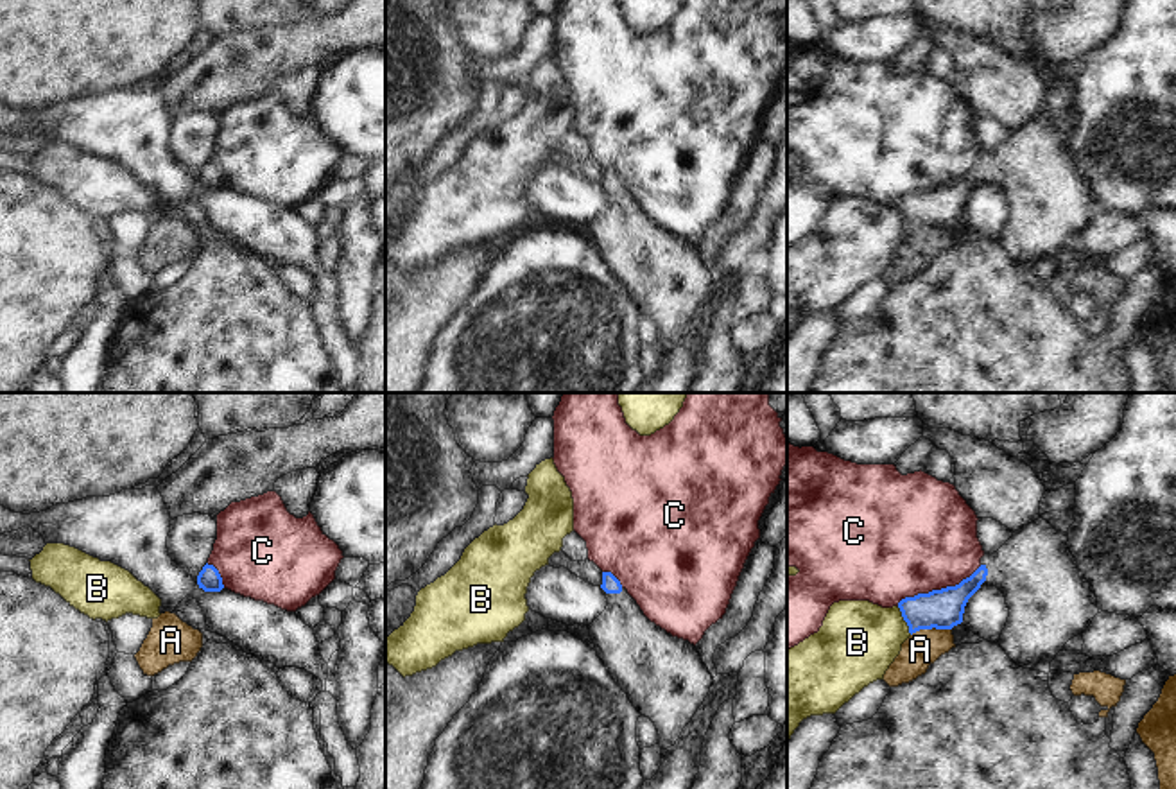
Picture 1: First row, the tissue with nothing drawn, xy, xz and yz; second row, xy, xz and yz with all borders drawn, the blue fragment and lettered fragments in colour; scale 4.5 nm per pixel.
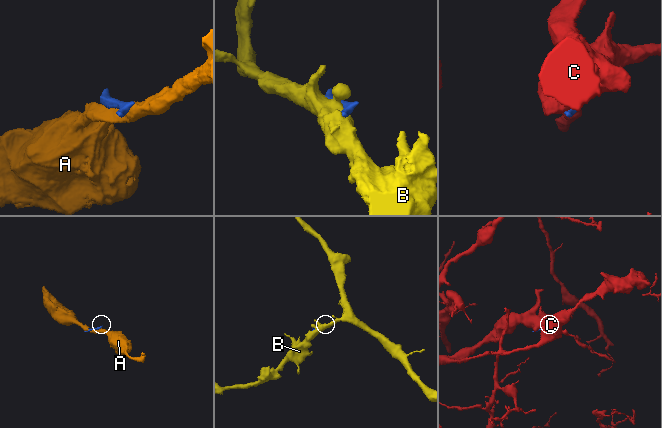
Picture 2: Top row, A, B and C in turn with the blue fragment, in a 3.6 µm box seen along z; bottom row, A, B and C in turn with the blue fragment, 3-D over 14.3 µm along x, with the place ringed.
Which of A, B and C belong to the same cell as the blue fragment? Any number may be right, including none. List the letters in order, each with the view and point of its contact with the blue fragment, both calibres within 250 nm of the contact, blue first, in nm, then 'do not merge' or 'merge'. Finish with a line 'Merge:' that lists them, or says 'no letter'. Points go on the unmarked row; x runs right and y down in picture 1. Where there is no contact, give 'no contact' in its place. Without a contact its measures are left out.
A: contact yz (931, 226); calibres 180 and 160 nm; do not merge
B: contact yz (904, 217); calibres 180 and 360 nm; do not merge
C: contact yz (938, 189); calibres 180 and 480 nm; do not merge
Merge: no letter

